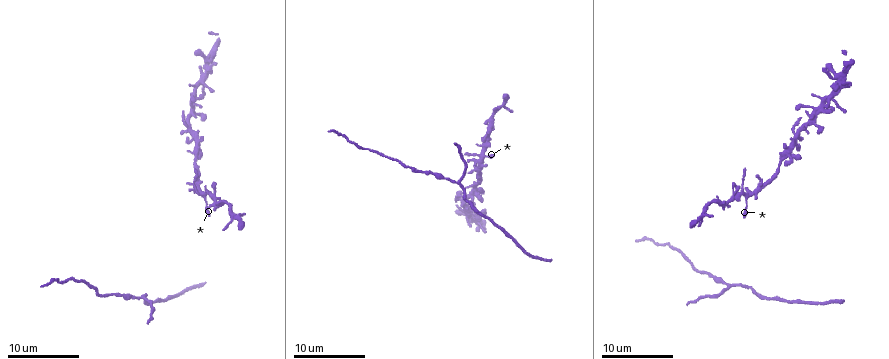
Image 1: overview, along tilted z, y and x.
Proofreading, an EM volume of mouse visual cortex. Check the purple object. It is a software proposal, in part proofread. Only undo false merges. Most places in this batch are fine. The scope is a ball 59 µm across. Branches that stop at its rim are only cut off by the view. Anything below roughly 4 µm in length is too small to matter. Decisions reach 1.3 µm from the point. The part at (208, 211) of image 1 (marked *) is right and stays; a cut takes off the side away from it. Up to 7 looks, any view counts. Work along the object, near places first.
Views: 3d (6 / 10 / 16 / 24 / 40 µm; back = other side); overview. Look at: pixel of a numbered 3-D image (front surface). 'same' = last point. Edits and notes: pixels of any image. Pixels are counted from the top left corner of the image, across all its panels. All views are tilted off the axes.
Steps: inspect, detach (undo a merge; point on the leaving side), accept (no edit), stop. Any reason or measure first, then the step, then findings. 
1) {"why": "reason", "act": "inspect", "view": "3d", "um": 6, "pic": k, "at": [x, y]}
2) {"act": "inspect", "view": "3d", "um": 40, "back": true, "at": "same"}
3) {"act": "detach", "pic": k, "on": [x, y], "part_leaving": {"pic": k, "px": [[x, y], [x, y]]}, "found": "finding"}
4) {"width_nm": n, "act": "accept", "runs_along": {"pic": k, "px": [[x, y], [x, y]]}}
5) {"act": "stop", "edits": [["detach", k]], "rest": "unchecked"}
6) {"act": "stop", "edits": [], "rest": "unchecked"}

{"act": "inspect", "view": "3d", "um": 16, "pic": 1, "at": [197, 153]}

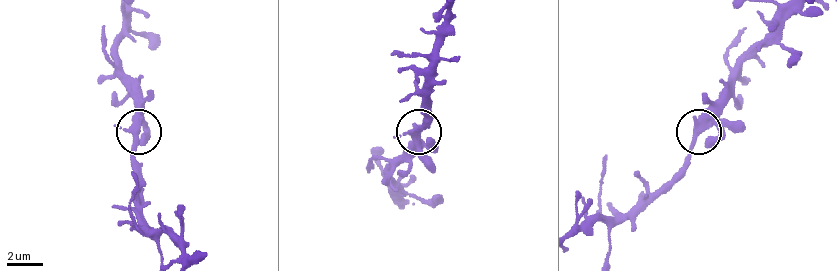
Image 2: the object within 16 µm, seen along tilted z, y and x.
{"act": "inspect", "view": "3d", "um": 6, "pic": 2, "at": [697, 126]}

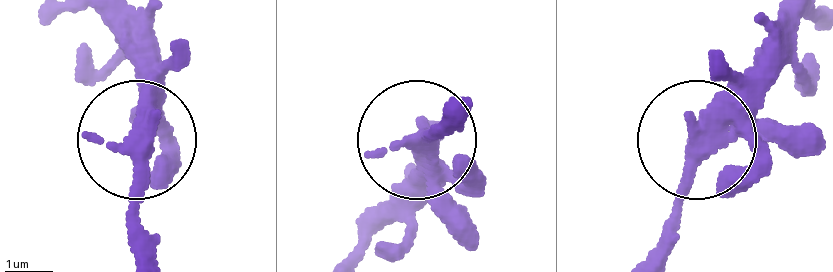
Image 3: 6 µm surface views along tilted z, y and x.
{"width_nm": 390, "act": "accept", "runs_along": {"pic": 3, "px": [[637, 260], [672, 212], [694, 141], [780, 63]]}, "found": "one neuron here"}

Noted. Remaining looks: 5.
{"why": "two arms at a narrow angle", "act": "inspect", "view": "3d", "um": 16, "pic": 1, "at": [204, 195]}

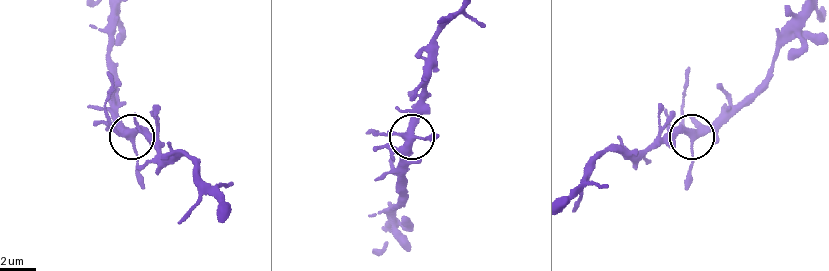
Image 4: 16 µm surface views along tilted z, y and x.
{"width_nm": 390, "act": "accept", "runs_along": {"pic": 4, "px": [[687, 175], [693, 154], [691, 137], [680, 133], [654, 139]]}, "found": "one neuron here"}

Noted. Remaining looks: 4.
{"why": "a fork", "act": "inspect", "view": "3d", "um": 10, "pic": 1, "at": [141, 298]}

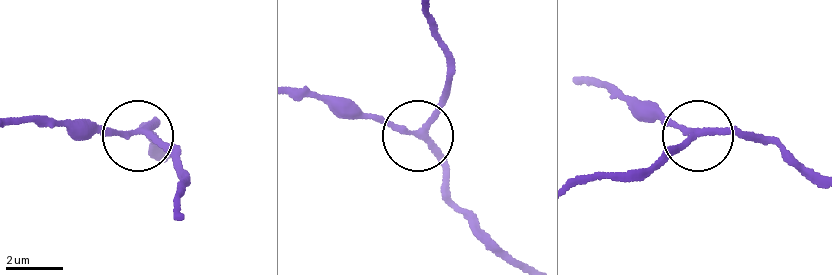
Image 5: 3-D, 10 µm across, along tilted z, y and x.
{"arms": 3, "act": "accept", "found": "one neuron here"}

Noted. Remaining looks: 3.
{"why": "calibre changes", "act": "inspect", "view": "3d", "um": 10, "pic": 1, "at": [807, 300]}

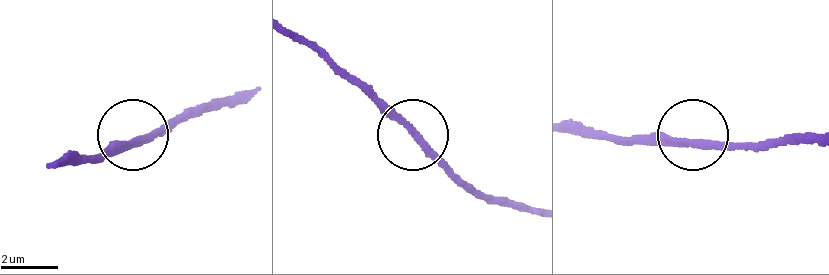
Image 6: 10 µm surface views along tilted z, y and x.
{"width_nm": 270, "act": "accept", "found": "one neuron here"}

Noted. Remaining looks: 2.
{"act": "stop", "edits": [], "rest": "unchecked"}

